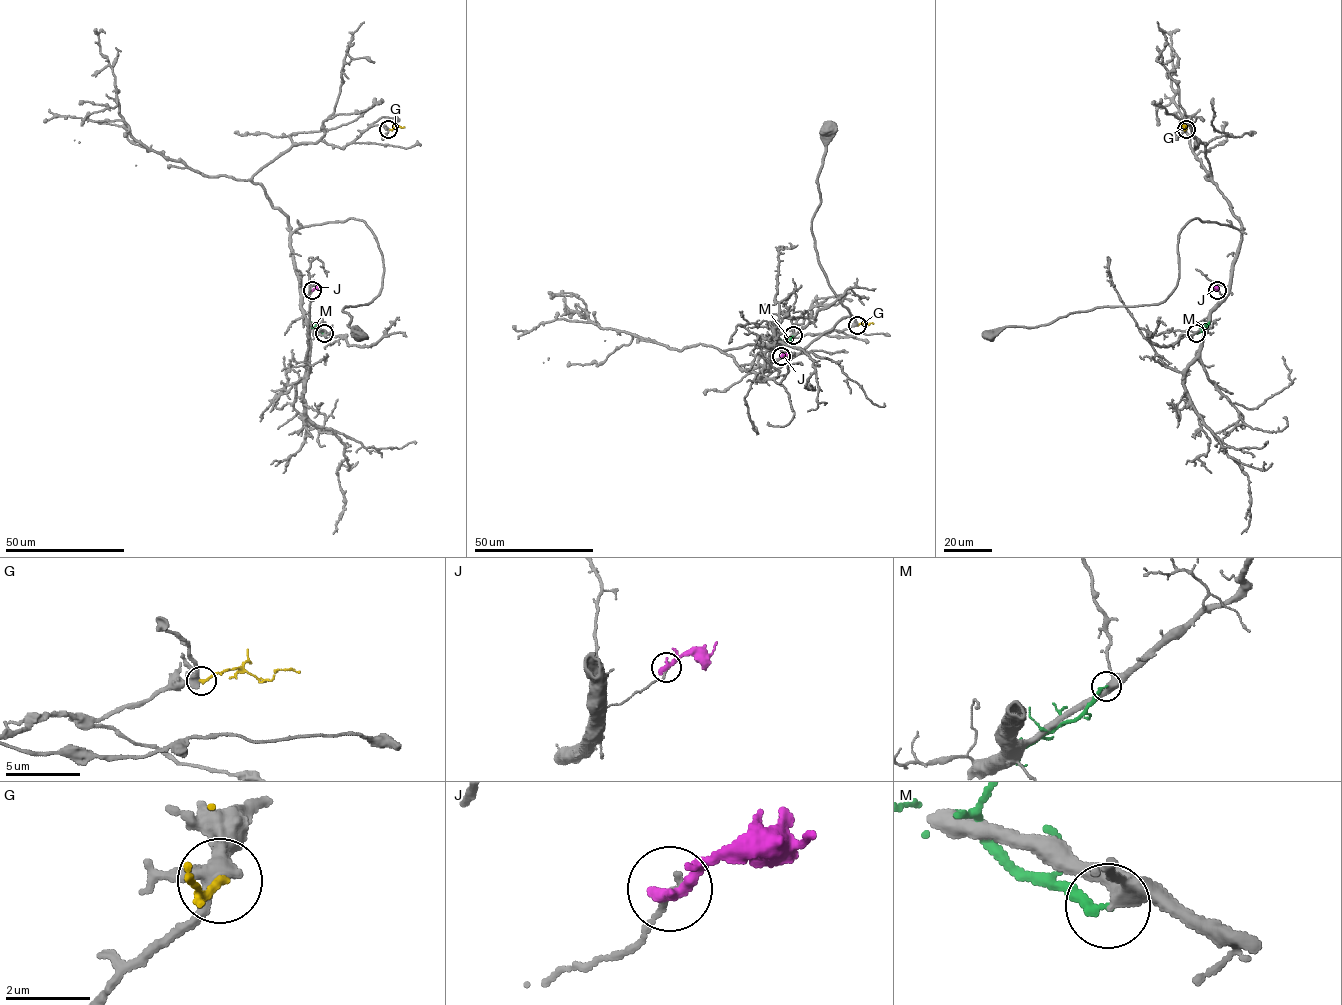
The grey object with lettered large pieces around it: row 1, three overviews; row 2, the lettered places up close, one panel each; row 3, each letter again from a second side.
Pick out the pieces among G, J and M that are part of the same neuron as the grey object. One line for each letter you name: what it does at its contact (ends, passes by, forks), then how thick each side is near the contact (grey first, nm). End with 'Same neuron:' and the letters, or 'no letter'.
Same neuron: no letter

